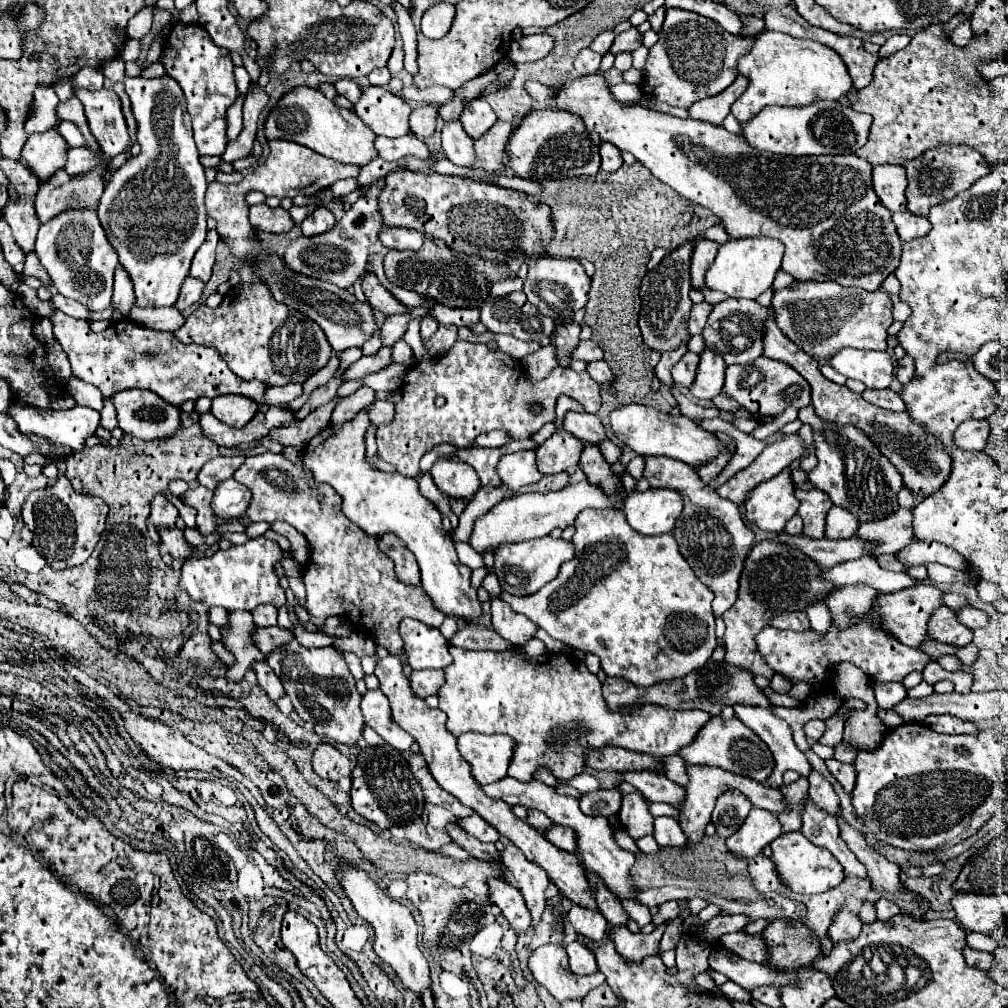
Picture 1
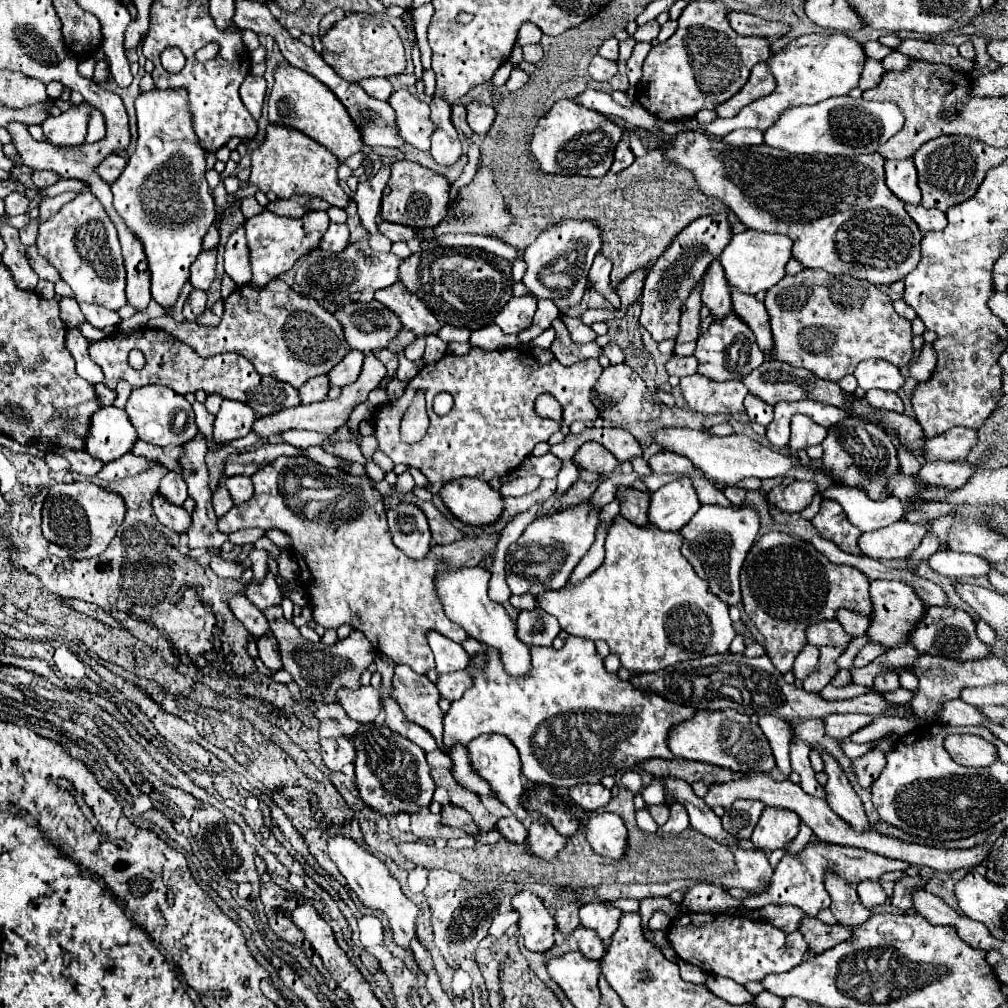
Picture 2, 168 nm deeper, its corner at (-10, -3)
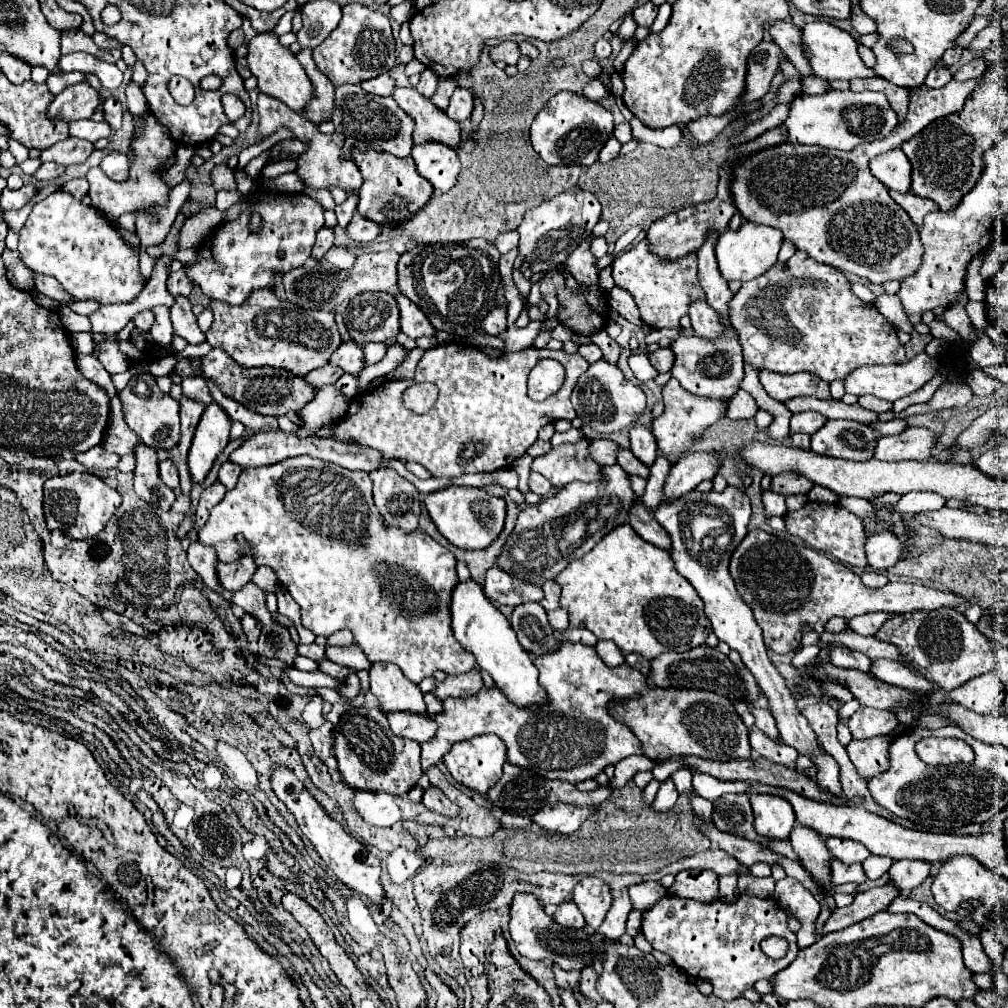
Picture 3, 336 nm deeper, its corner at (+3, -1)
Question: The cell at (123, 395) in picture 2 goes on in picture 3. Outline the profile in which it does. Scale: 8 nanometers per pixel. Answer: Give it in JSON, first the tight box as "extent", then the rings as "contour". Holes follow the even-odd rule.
{"extent":[96,343,130,375],"contour":[[[96,343],[96,345],[102,349],[98,359],[110,375],[124,373],[130,367],[130,359],[124,353],[120,353],[114,343]]]}

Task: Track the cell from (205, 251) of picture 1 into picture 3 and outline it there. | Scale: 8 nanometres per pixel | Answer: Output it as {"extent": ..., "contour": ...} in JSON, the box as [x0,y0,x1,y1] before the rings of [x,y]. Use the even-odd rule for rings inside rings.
{"extent":[168,269,194,297],"contour":[[[180,269],[180,271],[176,271],[176,273],[172,273],[168,277],[168,291],[172,295],[184,295],[184,297],[188,297],[190,291],[192,291],[192,287],[194,287],[194,283],[186,275],[186,269]]]}

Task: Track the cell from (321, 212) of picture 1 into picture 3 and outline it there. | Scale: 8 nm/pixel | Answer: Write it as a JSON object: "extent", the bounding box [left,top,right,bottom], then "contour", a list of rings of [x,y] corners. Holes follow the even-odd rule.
{"extent":[312,227,334,259],"contour":[[[322,227],[316,235],[316,245],[312,249],[312,257],[322,259],[324,253],[334,245],[334,231],[330,227]]]}

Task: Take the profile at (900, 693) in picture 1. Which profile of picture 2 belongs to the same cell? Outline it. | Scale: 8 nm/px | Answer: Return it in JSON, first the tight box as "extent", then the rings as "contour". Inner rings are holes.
{"extent":[875,671,899,693],"contour":[[[891,671],[881,673],[881,675],[875,677],[875,687],[877,687],[881,693],[885,693],[885,691],[895,691],[895,689],[899,689],[899,675],[897,675],[897,673],[891,673]]]}

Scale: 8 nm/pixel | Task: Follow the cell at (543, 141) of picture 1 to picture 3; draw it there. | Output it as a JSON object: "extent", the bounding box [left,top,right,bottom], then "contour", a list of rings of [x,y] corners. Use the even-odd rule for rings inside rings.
{"extent":[530,91,614,165],"contour":[[[560,91],[536,115],[530,127],[530,141],[548,165],[592,165],[598,161],[598,153],[610,139],[612,129],[614,119],[608,109],[582,95]]]}

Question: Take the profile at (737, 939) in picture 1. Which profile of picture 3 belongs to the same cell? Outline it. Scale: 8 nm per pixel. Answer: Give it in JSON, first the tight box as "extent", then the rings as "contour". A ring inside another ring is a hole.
{"extent":[642,895,798,1001],"contour":[[[740,895],[740,899],[736,903],[722,903],[722,901],[712,901],[712,903],[698,903],[692,899],[680,899],[680,897],[664,897],[660,899],[652,909],[648,909],[646,913],[642,913],[642,935],[646,937],[646,941],[672,957],[674,965],[678,965],[680,969],[684,969],[688,975],[692,977],[700,977],[712,983],[714,987],[714,995],[730,1001],[742,995],[742,991],[750,989],[758,979],[772,979],[778,971],[782,971],[784,967],[788,967],[796,955],[798,955],[798,943],[796,943],[796,935],[788,929],[788,915],[786,911],[782,911],[782,907],[776,907],[778,903],[774,903],[772,899],[758,899],[752,895]],[[770,935],[778,935],[788,939],[788,953],[782,959],[770,959],[762,949],[760,949],[760,941],[770,937]]]}

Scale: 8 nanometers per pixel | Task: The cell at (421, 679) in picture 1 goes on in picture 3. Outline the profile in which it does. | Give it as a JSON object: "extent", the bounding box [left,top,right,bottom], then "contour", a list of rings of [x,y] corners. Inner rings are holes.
{"extent":[434,669,482,699],"contour":[[[472,669],[468,673],[462,675],[448,675],[436,689],[434,695],[438,699],[446,699],[446,697],[470,697],[474,693],[478,693],[482,687],[482,677],[478,669]]]}

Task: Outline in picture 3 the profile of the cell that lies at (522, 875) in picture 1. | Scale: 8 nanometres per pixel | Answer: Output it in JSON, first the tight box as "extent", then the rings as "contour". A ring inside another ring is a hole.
{"extent":[532,805,594,833],"contour":[[[546,805],[536,815],[532,815],[532,823],[542,827],[544,831],[554,833],[572,833],[580,827],[580,823],[594,813],[594,807],[570,807],[570,805]]]}

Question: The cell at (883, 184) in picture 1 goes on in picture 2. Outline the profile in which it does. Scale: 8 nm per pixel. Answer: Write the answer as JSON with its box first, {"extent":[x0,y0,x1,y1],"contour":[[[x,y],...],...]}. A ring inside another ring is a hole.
{"extent":[885,159,921,203],"contour":[[[913,159],[885,161],[887,187],[903,201],[903,203],[921,203],[921,191],[917,187],[917,169]]]}

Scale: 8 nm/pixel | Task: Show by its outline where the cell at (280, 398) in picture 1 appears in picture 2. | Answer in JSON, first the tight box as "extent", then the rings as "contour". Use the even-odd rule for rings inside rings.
{"extent":[299,375,329,403],"contour":[[[319,375],[319,377],[313,377],[309,379],[301,389],[299,389],[299,397],[301,397],[301,403],[315,403],[315,401],[323,401],[329,393],[329,381],[327,381],[327,375]]]}

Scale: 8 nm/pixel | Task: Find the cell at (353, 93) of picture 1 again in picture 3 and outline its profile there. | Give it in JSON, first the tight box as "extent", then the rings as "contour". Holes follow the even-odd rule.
{"extent":[360,73,394,97],"contour":[[[382,73],[374,79],[368,79],[368,81],[362,81],[360,87],[366,91],[366,93],[372,93],[372,95],[380,95],[380,97],[388,97],[394,89],[394,81],[390,79],[388,73]]]}

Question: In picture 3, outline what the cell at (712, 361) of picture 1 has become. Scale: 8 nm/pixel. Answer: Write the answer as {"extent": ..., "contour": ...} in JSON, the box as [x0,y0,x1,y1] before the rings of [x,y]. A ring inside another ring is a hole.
{"extent":[652,377,728,461],"contour":[[[674,377],[664,385],[662,399],[664,399],[666,409],[664,409],[664,413],[660,417],[654,419],[652,433],[654,433],[654,437],[658,441],[658,451],[664,457],[668,457],[668,461],[674,461],[676,457],[680,457],[690,447],[692,439],[700,437],[706,427],[710,427],[712,423],[722,419],[726,415],[726,411],[728,411],[728,405],[724,401],[698,397],[698,395],[686,391]]]}

